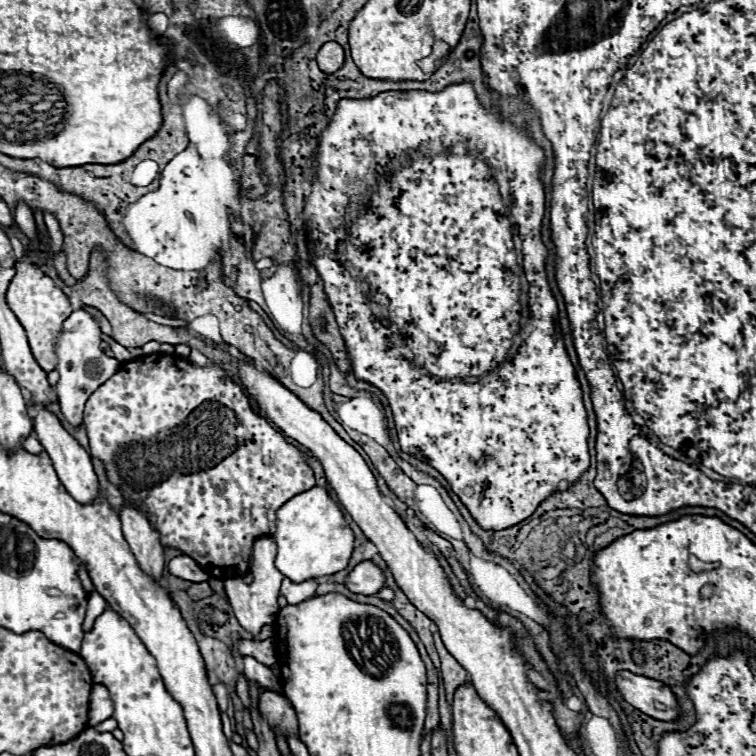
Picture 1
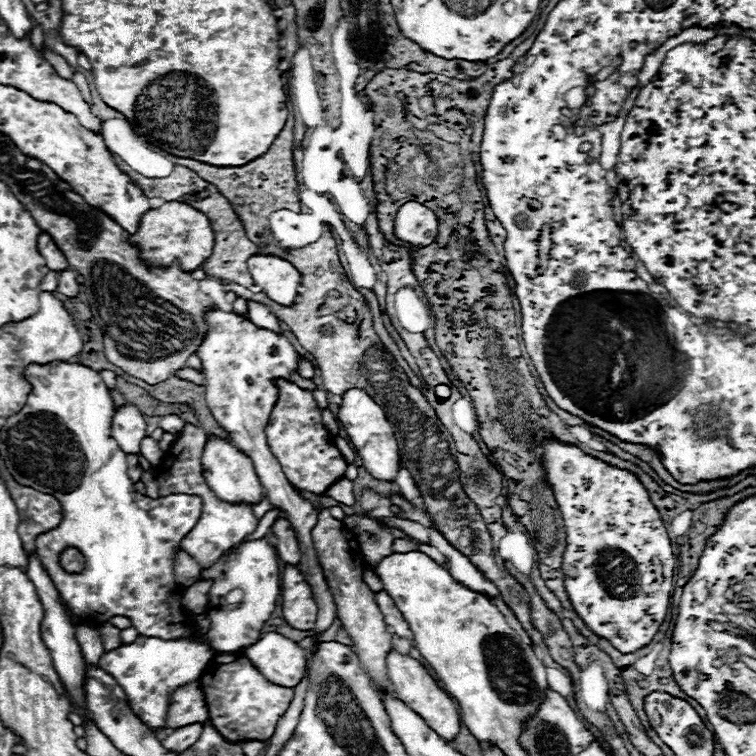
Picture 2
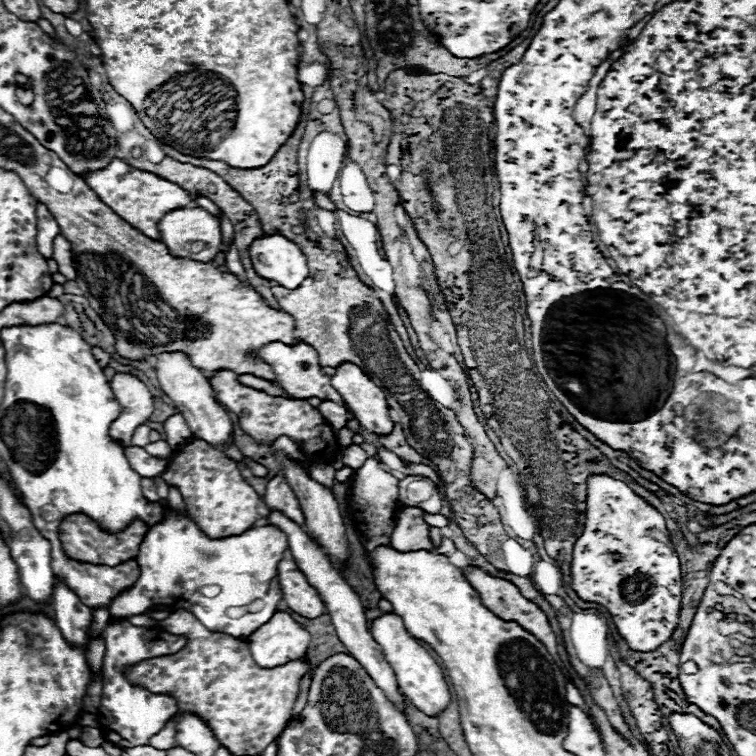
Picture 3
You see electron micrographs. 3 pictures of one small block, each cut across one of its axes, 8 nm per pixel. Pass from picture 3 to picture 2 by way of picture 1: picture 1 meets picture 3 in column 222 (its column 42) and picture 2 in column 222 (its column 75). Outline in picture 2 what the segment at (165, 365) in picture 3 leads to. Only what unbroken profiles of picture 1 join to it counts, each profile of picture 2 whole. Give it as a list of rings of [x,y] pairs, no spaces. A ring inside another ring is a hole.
[[[210,436],[206,440],[204,452],[202,452],[202,468],[204,468],[204,478],[206,478],[208,486],[222,500],[254,504],[254,502],[258,502],[264,496],[264,488],[260,484],[260,478],[256,476],[252,460],[244,452],[240,452],[236,446],[232,446],[228,440],[224,440],[224,438]]]

